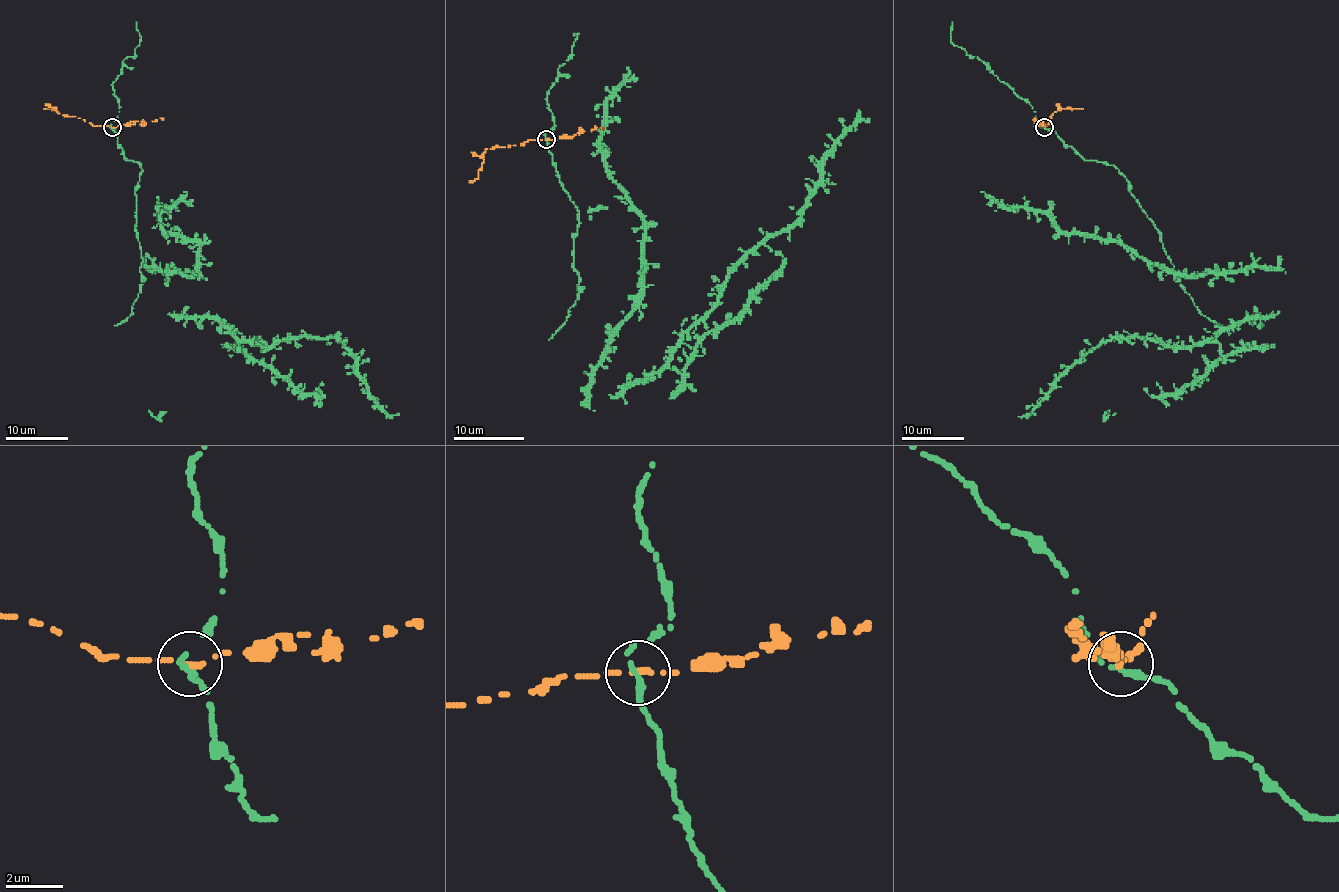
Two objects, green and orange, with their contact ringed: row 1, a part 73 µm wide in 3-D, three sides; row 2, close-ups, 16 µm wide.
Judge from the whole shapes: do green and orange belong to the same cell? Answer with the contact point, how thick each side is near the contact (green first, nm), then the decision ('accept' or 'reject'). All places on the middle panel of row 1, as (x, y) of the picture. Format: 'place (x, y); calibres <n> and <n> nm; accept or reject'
place (546, 139); calibres 280 and 200 nm; reject

